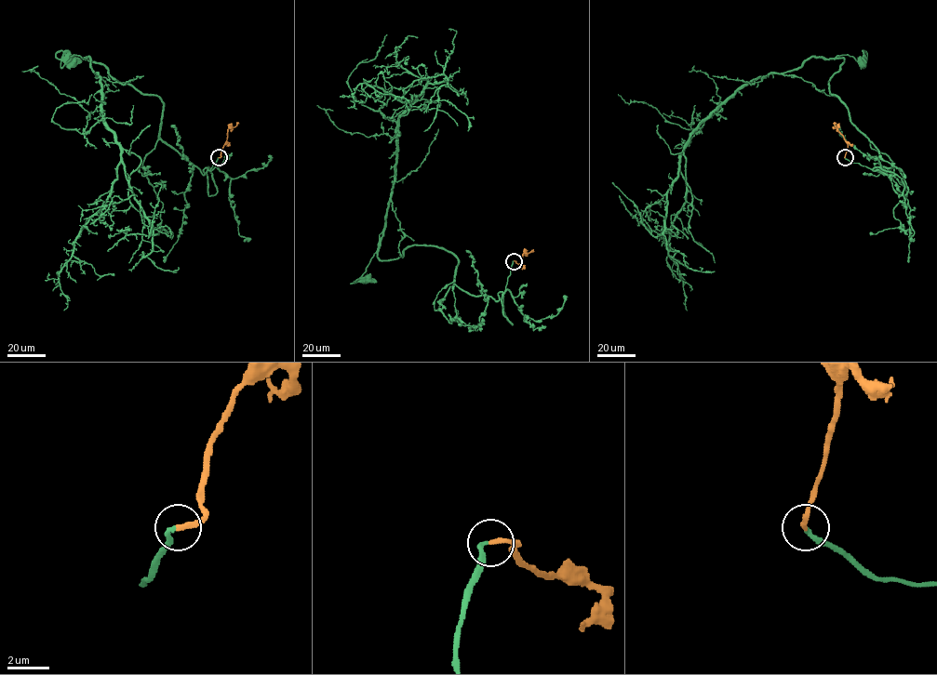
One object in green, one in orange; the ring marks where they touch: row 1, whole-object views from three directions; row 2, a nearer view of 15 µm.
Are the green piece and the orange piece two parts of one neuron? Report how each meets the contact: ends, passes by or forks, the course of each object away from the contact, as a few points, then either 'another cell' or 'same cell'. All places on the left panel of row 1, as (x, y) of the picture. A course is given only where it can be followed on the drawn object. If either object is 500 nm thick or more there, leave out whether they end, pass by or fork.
green ends; orange ends; course green (219, 158), (203, 175), (159, 137), (157, 96), (117, 82), (85, 58), (70, 60); course orange (219, 158), (227, 138), (227, 130), (238, 122); same cell

